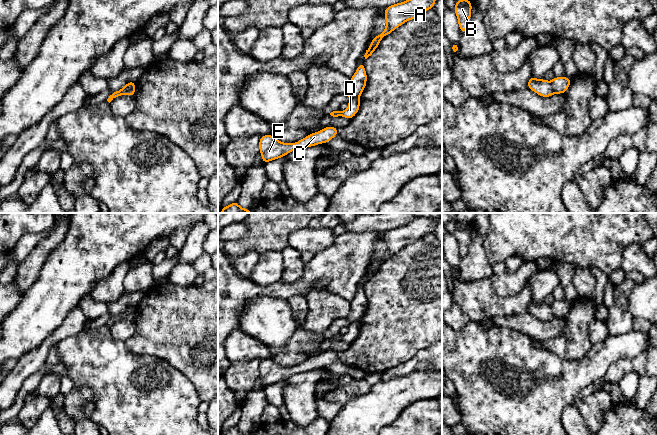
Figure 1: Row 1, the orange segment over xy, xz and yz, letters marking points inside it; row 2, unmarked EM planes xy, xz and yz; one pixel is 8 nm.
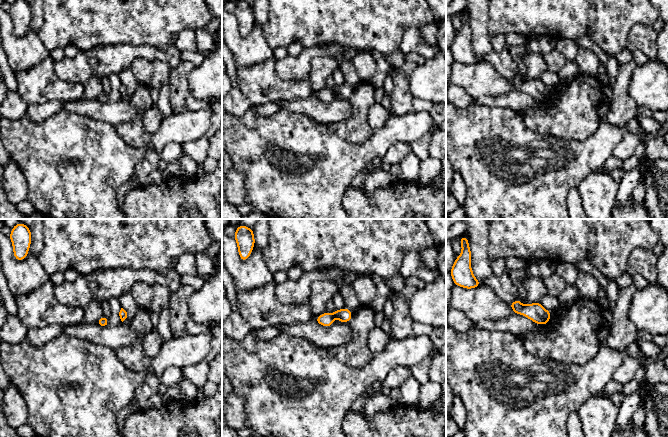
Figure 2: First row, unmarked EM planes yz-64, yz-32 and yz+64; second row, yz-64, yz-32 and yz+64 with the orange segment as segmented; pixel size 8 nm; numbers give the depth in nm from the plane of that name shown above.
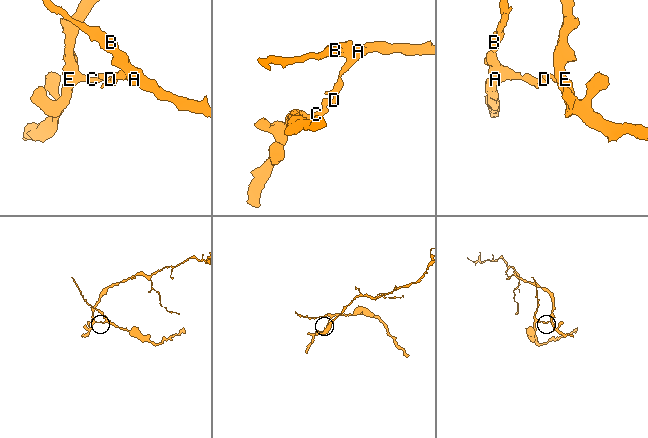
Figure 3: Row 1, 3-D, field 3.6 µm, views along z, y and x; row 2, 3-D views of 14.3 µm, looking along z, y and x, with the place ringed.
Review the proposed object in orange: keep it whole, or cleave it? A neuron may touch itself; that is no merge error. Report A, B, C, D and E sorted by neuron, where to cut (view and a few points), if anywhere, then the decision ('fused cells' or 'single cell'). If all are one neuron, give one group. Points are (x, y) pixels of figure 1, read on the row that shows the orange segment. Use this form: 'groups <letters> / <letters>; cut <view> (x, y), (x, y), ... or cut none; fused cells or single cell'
groups A B / C D E; cut yz (550, 82), (555, 92); fused cells

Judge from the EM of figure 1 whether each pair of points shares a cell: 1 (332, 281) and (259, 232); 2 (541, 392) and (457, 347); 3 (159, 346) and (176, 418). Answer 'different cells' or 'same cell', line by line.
1: different cells
2: same cell
3: different cells

